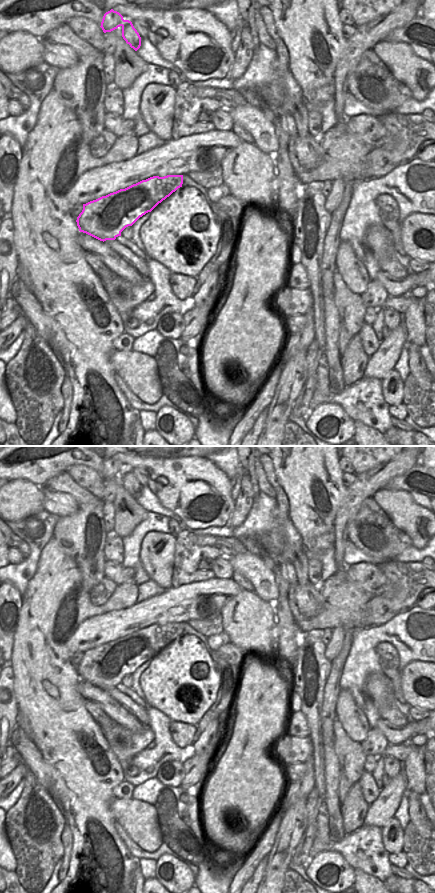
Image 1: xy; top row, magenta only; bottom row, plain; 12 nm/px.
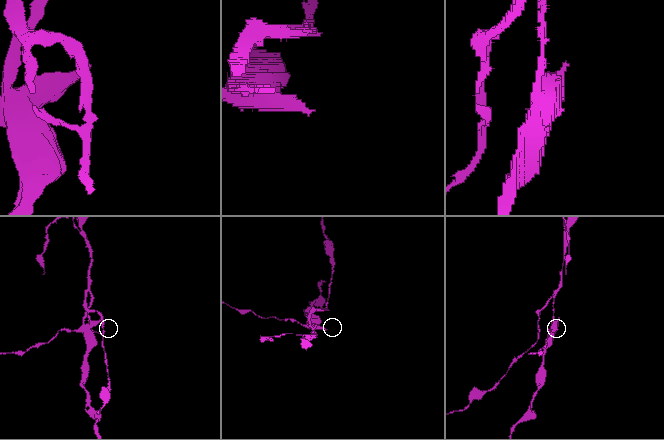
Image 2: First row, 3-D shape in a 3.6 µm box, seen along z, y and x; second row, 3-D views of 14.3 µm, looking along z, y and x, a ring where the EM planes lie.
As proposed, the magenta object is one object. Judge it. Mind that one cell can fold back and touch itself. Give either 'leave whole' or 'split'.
split

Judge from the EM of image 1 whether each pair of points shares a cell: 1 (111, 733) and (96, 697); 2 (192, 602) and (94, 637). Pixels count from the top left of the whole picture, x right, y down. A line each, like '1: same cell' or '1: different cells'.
1: different cells
2: same cell

